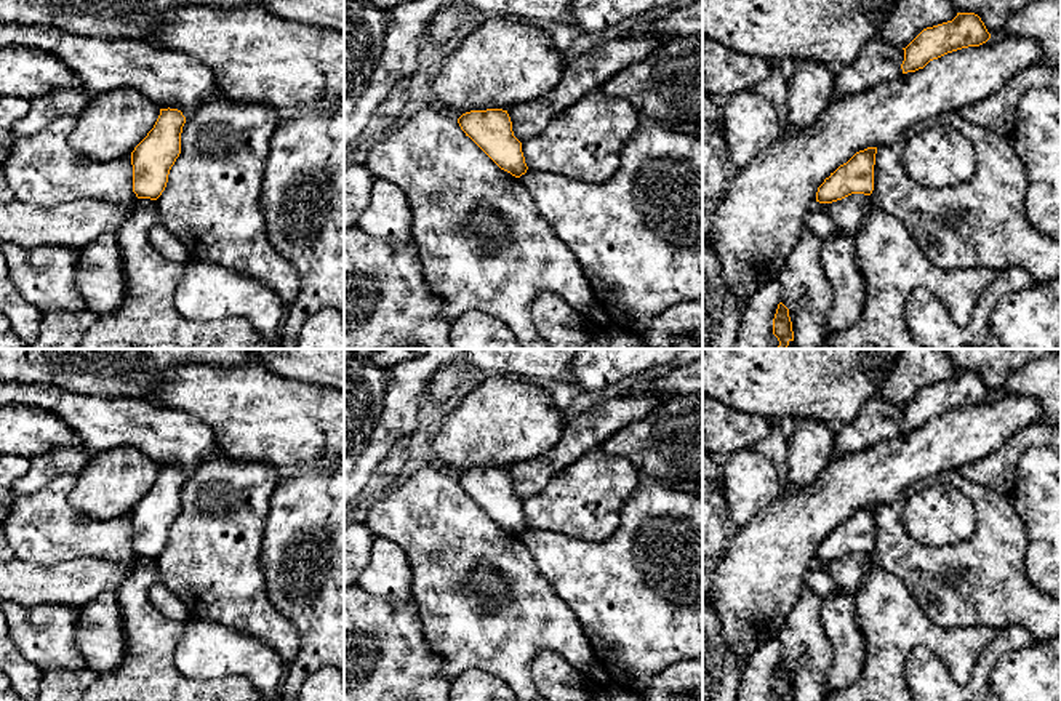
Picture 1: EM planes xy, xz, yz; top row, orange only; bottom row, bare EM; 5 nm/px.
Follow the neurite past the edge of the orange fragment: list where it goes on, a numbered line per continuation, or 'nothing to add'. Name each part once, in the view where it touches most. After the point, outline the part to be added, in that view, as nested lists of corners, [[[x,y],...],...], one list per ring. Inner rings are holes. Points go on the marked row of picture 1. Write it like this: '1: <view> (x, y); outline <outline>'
nothing to add

